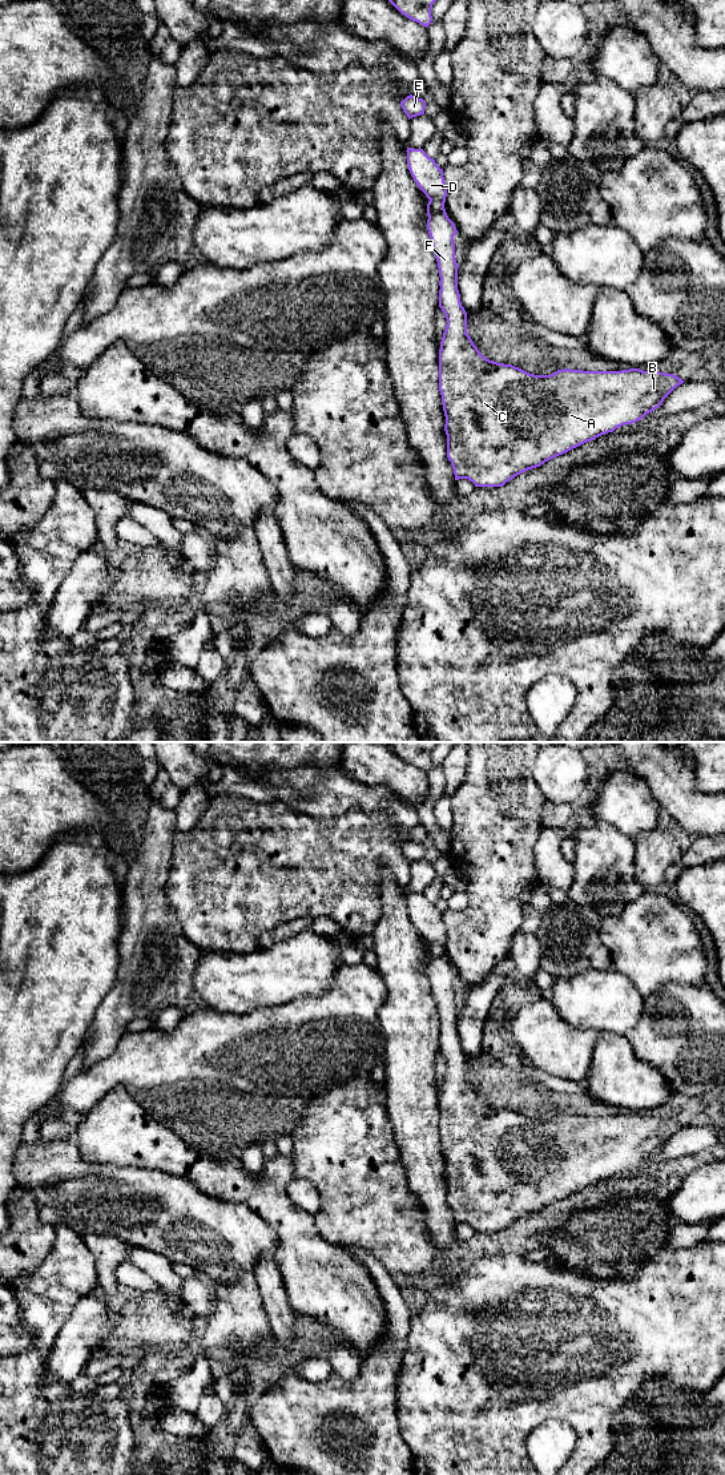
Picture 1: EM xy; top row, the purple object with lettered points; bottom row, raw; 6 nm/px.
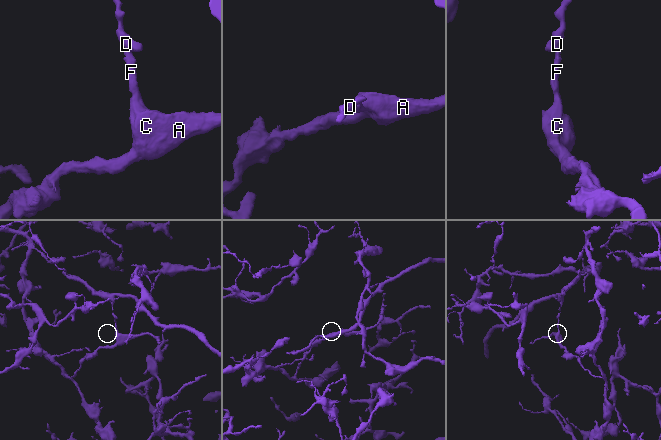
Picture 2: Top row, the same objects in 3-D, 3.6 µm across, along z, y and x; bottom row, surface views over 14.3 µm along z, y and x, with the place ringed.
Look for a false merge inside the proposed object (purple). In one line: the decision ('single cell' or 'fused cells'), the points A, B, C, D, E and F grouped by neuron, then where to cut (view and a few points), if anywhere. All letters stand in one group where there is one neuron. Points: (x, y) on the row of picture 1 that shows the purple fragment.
fused cells; groups A B C F / D E; cut xy (430, 198), (443, 204)

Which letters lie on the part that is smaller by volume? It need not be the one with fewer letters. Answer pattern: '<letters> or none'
D, E

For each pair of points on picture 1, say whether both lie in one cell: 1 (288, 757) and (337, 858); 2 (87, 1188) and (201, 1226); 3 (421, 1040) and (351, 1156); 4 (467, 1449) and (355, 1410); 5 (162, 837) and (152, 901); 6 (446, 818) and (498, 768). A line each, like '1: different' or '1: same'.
1: different
2: same
3: different
4: different
5: same
6: different

